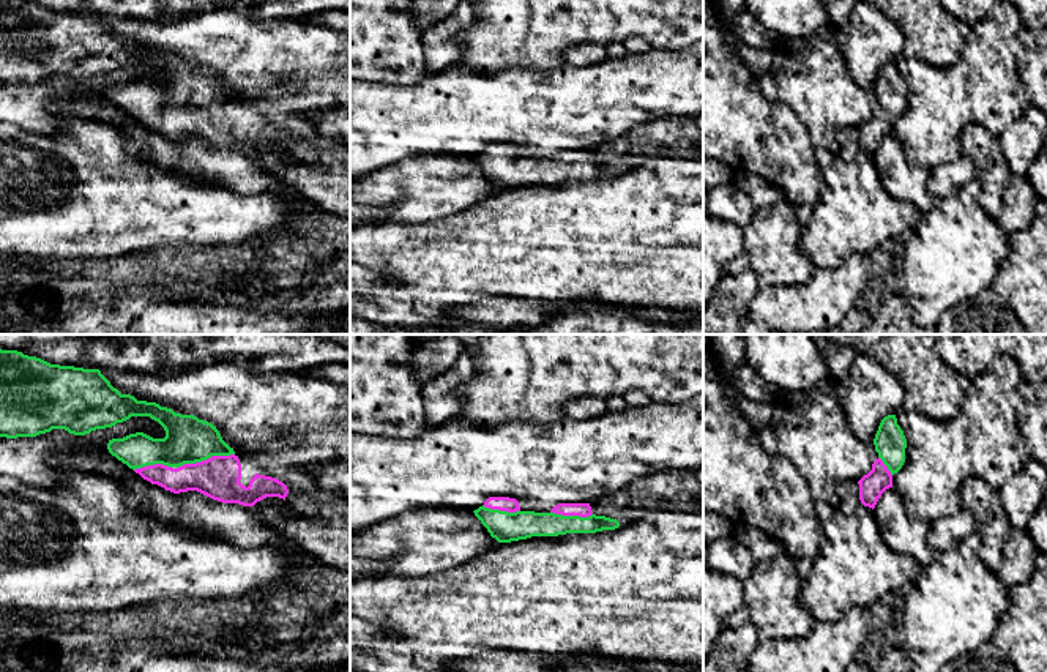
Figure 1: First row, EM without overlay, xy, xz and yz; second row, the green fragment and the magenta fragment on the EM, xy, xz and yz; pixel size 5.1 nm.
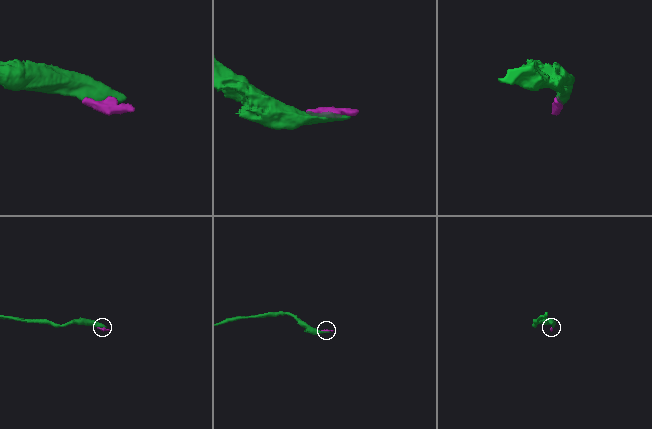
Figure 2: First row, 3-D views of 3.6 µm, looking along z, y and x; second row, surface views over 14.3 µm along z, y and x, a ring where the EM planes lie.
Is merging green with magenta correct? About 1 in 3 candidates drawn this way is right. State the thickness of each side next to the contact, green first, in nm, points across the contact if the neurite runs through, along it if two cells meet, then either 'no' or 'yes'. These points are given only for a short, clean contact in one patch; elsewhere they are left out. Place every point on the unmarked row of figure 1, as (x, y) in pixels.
calibres 240 and 220 nm; yes

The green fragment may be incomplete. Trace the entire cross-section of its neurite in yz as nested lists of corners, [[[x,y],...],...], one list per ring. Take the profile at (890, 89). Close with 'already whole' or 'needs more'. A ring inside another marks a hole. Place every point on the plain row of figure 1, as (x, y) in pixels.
[[[888,62],[881,66],[874,91],[878,104],[872,110],[872,117],[858,128],[859,147],[872,156],[881,140],[892,134],[892,121],[897,120],[905,109],[907,87],[897,71],[896,62]]]; needs more

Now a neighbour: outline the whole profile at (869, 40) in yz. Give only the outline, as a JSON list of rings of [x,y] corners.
[[[858,0],[845,25],[831,30],[853,80],[874,88],[881,66],[904,52],[904,35],[878,8]]]

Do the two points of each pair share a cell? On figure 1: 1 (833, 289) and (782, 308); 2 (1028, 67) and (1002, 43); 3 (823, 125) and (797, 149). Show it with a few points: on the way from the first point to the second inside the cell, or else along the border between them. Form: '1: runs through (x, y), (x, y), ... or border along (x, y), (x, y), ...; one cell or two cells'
1: runs through (820, 302), (811, 308), (795, 308); one cell
2: border along (1022, 27), (1019, 32), (1017, 76), (1027, 93); two cells
3: border along (787, 106), (806, 130), (814, 147); two cells

